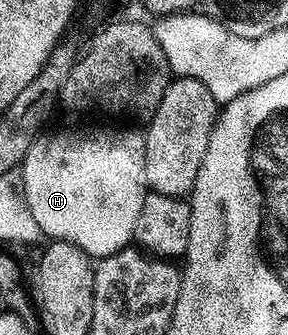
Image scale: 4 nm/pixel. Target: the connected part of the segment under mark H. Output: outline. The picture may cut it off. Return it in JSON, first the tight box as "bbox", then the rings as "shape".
{"bbox":[22,133,146,259],"shape":[[[52,133],[49,137],[37,137],[22,162],[22,184],[30,215],[34,215],[34,223],[38,223],[41,234],[52,241],[70,243],[92,259],[109,257],[129,248],[146,192],[141,145],[139,136],[119,137],[116,133],[109,137],[104,133],[97,137],[79,137],[76,133]]]}

